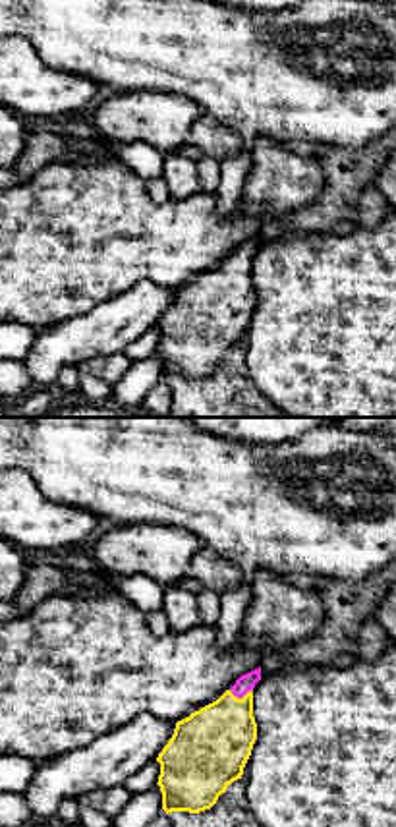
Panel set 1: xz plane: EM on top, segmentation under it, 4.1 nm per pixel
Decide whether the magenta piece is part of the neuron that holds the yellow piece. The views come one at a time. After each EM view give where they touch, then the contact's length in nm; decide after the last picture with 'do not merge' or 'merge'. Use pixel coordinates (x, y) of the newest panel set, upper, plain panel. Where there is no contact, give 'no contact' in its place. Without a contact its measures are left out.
contact (238, 265); length 100 nm

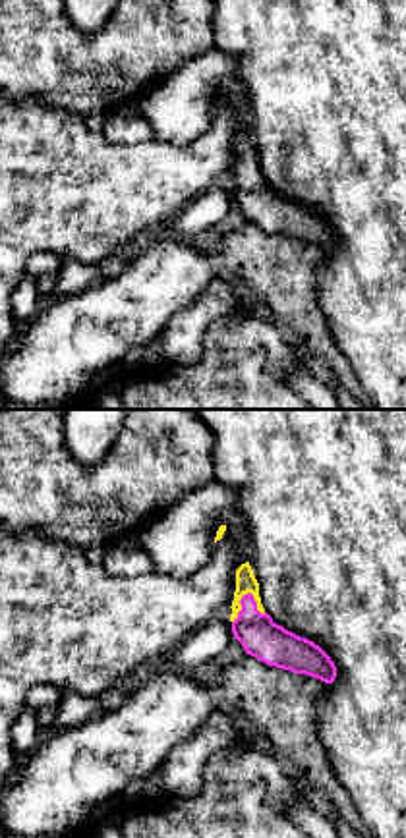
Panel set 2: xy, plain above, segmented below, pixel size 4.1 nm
contact (240, 174); length 150 nm

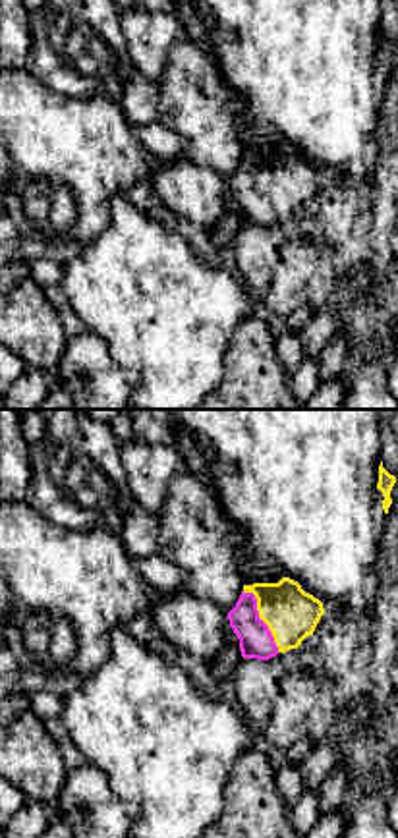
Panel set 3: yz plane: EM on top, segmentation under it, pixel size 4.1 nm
contact (259, 184); length 300 nm

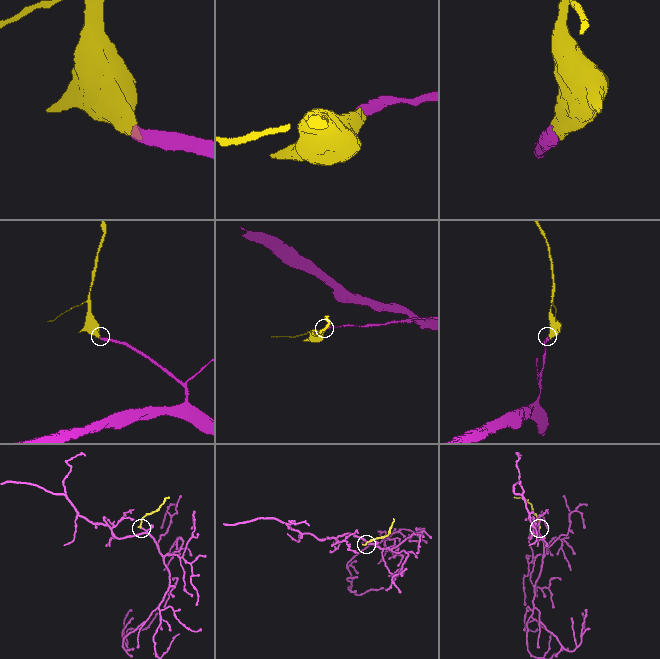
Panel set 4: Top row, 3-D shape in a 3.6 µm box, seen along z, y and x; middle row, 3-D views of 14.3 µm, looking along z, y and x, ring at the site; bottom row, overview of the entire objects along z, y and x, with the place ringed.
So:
merge

